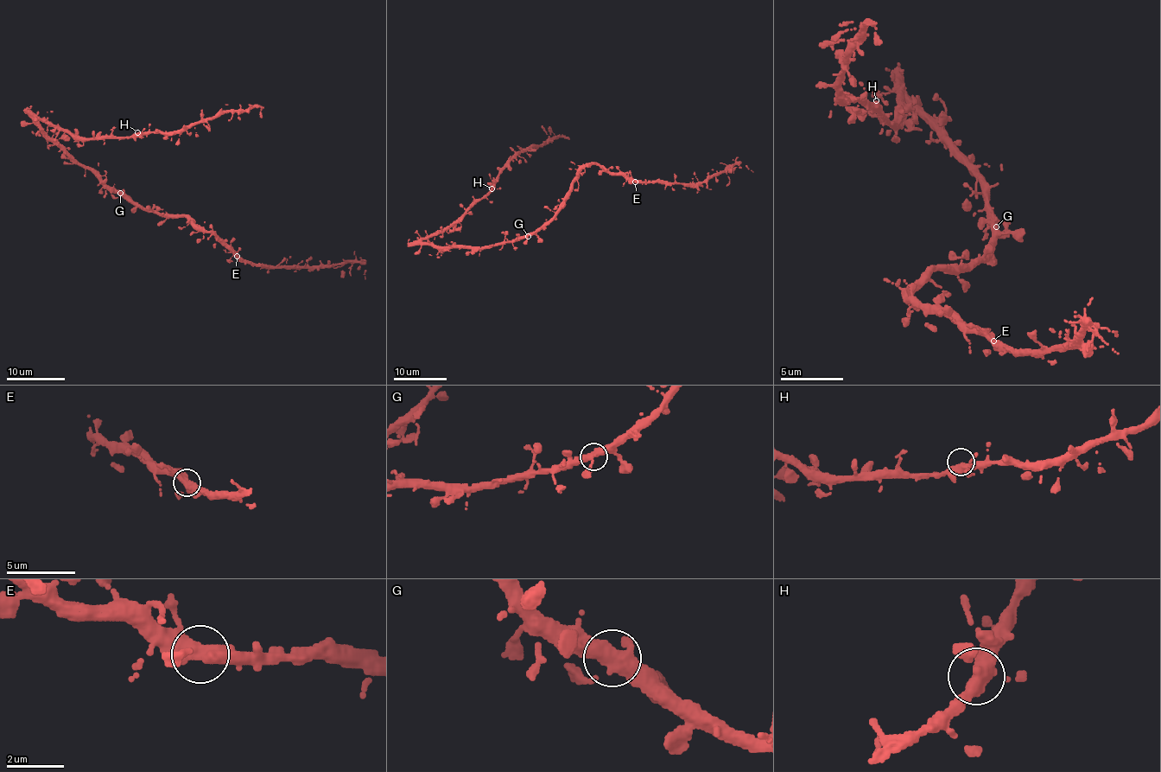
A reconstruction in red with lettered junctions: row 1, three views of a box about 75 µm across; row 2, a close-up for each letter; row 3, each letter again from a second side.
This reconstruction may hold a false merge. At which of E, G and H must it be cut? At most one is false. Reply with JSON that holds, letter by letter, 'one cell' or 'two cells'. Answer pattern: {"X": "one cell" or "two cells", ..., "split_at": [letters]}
{"E": "one cell", "G": "one cell", "H": "one cell", "split_at": []}

